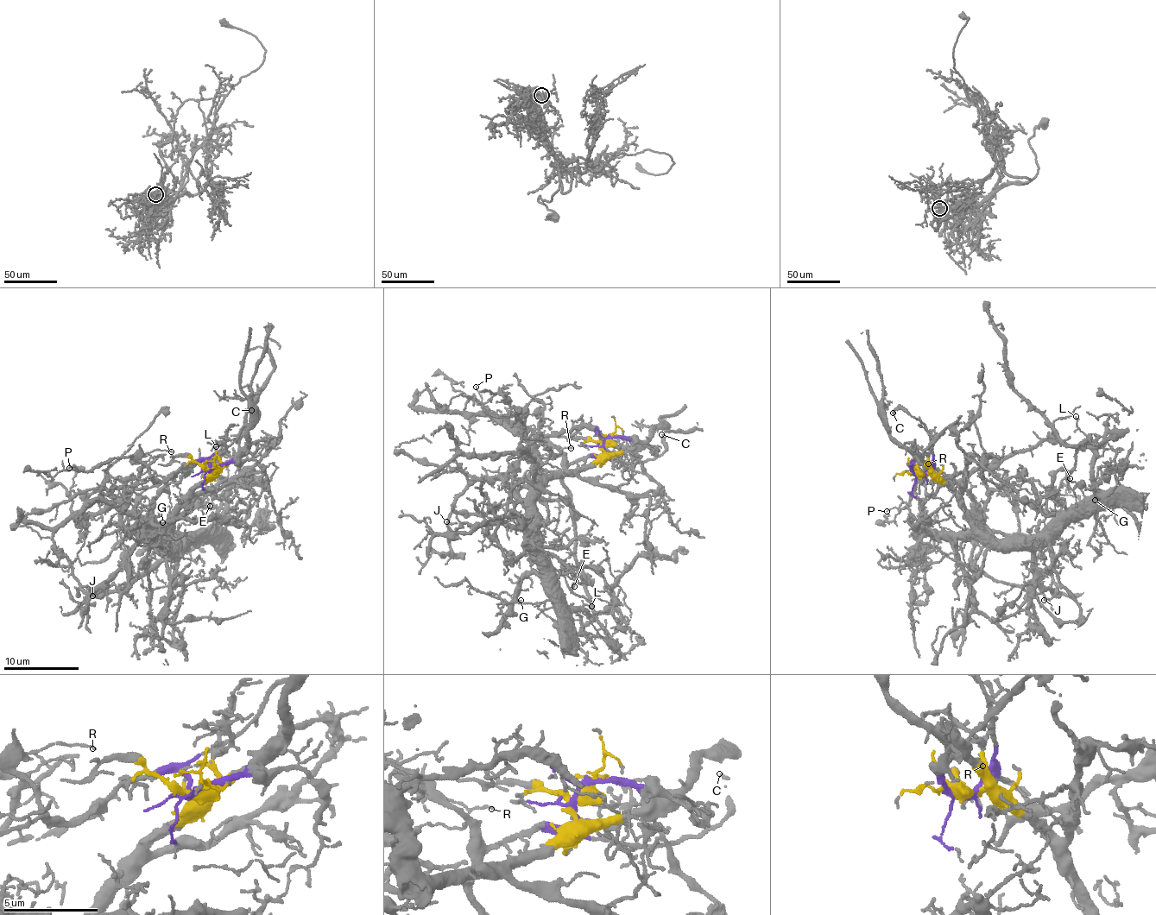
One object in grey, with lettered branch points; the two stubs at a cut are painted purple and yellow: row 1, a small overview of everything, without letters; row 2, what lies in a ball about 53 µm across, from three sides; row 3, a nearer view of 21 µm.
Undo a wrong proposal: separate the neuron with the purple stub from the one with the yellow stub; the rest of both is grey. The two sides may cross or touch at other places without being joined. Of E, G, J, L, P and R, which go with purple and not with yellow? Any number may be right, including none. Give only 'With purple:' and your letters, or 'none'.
With purple: E, P, R

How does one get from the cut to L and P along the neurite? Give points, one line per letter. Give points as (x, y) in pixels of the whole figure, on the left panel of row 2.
L: (211, 470), (178, 513), (165, 541), (182, 553), (212, 526), (225, 507), (226, 488), (205, 463), (216, 446)
P: (211, 470), (205, 462), (185, 463), (163, 481), (154, 479), (129, 457), (111, 457), (86, 470), (68, 468)

